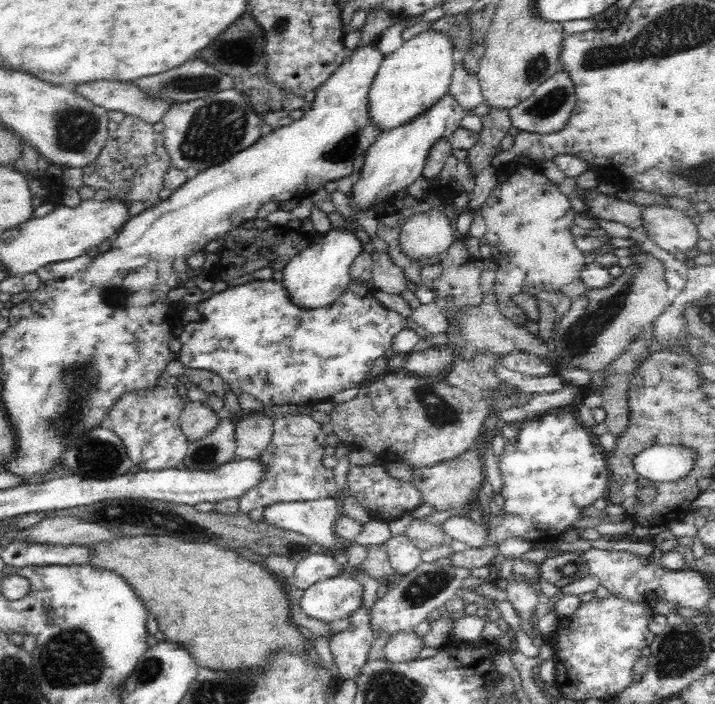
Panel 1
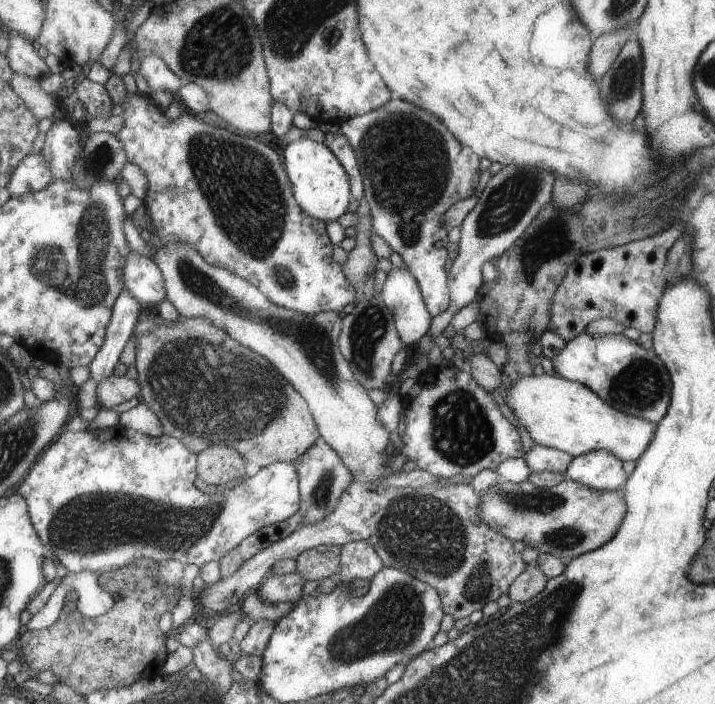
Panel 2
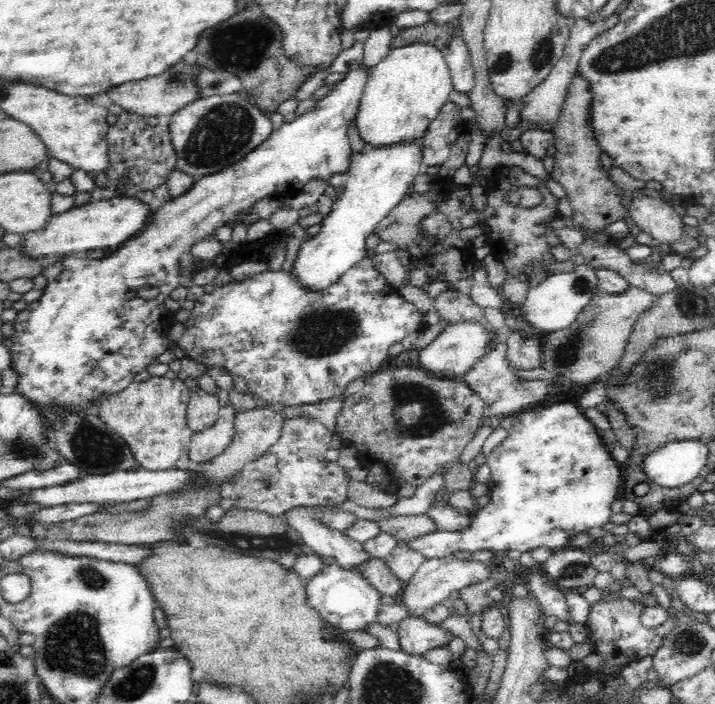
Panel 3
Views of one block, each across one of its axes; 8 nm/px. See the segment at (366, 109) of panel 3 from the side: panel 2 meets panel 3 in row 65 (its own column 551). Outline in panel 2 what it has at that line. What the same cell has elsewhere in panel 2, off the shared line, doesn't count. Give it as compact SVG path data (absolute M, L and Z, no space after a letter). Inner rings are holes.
M547 372L545 376L525 376L525 380L517 382L515 386L511 384L509 408L531 434L535 444L563 450L575 458L609 450L623 462L639 462L645 452L649 452L649 446L653 444L659 428L655 422L629 416L613 408L589 386L571 382L563 376L549 376Z

